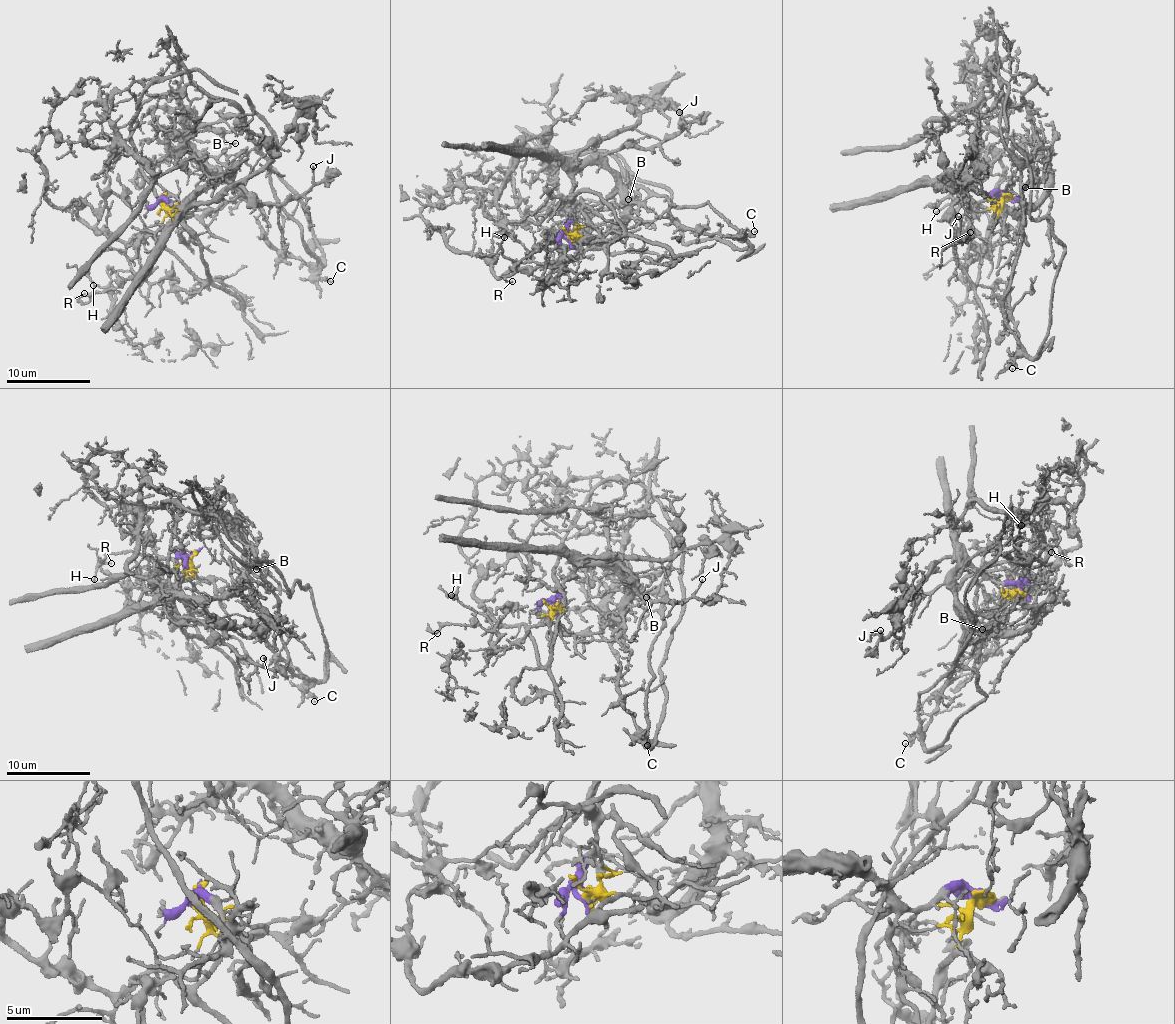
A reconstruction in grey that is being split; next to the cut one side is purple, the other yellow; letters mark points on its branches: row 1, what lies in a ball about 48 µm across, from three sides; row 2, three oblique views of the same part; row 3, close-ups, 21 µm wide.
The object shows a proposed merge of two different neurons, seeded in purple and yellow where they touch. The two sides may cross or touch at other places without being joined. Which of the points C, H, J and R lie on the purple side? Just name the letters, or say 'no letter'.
J

